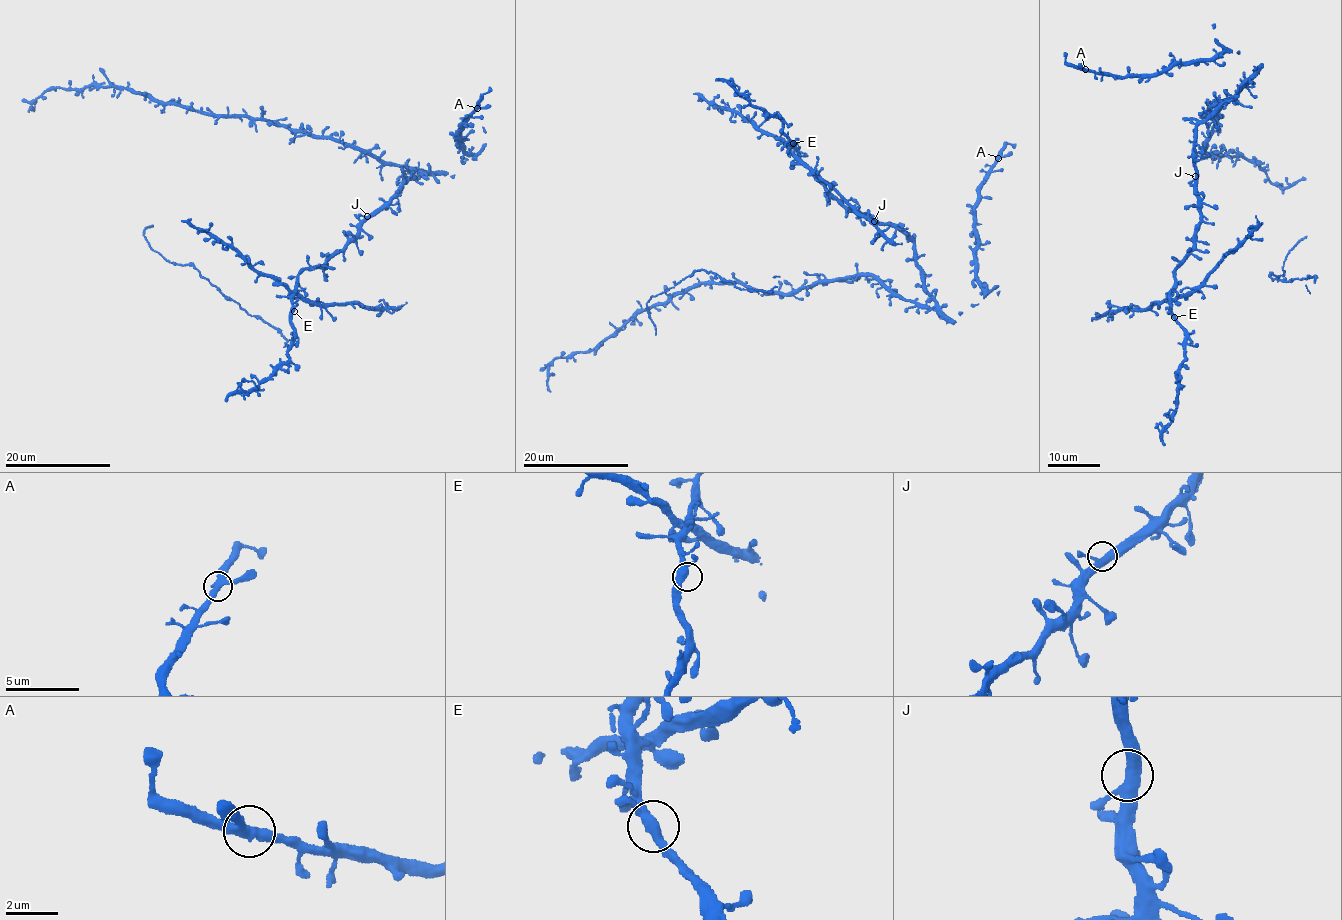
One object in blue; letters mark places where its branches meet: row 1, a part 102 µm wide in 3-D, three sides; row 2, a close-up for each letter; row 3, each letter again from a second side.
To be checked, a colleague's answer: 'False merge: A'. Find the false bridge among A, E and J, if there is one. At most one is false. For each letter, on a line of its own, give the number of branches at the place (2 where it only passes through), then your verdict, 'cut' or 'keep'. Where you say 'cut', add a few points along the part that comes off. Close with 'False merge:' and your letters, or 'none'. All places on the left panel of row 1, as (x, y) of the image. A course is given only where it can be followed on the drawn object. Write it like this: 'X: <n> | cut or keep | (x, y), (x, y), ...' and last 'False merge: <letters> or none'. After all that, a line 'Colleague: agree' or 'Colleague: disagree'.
A: 3 | keep
E: 3 | keep
J: 3 | keep
False merge: none
Colleague: disagree

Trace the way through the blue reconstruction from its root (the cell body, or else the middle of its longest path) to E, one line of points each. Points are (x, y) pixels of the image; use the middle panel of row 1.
E: (877, 221), (832, 197), (806, 165), (800, 163), (793, 143)

